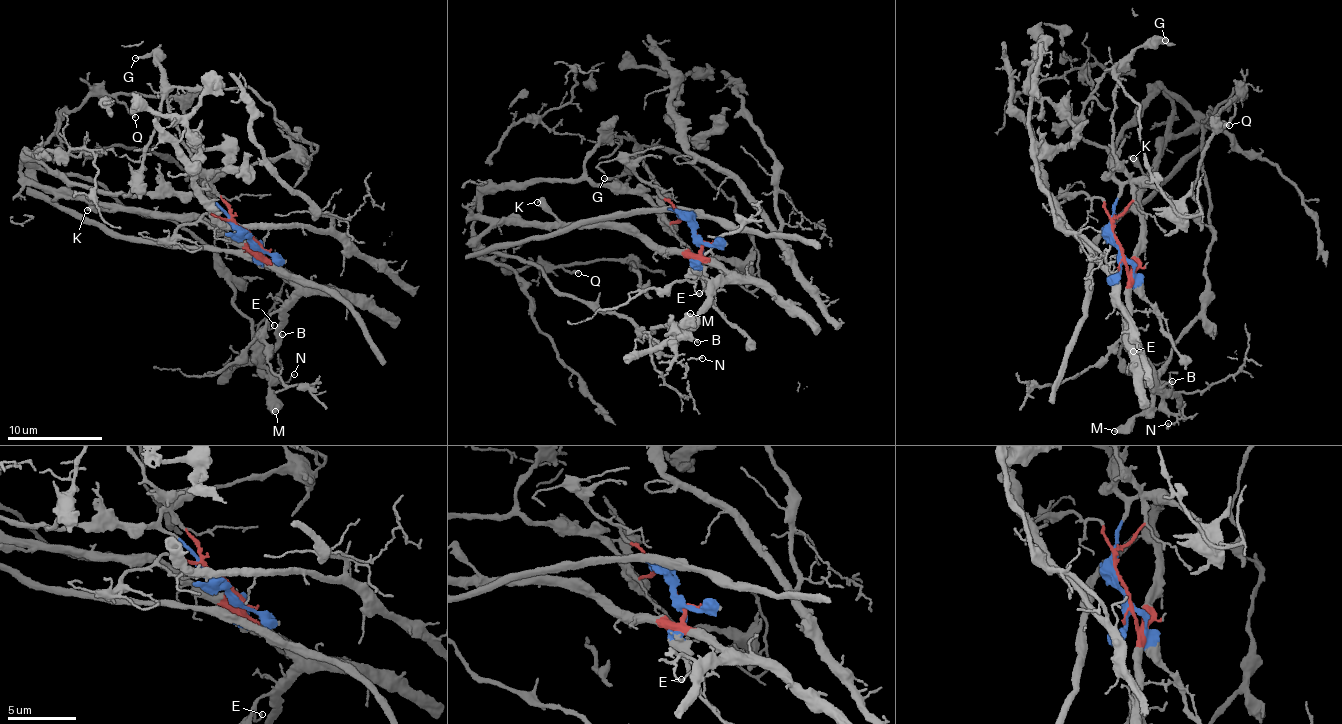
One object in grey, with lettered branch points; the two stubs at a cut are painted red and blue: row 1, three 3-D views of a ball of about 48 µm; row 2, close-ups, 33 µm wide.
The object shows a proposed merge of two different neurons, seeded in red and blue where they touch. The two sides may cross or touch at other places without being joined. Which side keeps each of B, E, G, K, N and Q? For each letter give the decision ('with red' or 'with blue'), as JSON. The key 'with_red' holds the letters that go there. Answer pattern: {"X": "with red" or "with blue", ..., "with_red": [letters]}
{"B": "with red", "E": "with red", "G": "with blue", "K": "with red", "N": "with red", "Q": "with blue", "with_red": ["B", "E", "K", "N"]}

